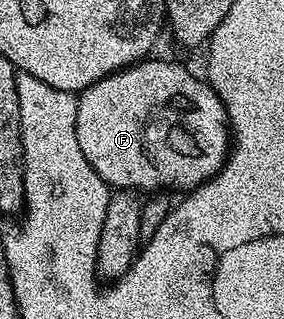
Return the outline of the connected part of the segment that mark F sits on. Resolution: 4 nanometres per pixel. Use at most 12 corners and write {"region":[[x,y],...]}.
{"region":[[142,60],[77,94],[85,165],[111,188],[183,192],[163,144],[195,112]]}

